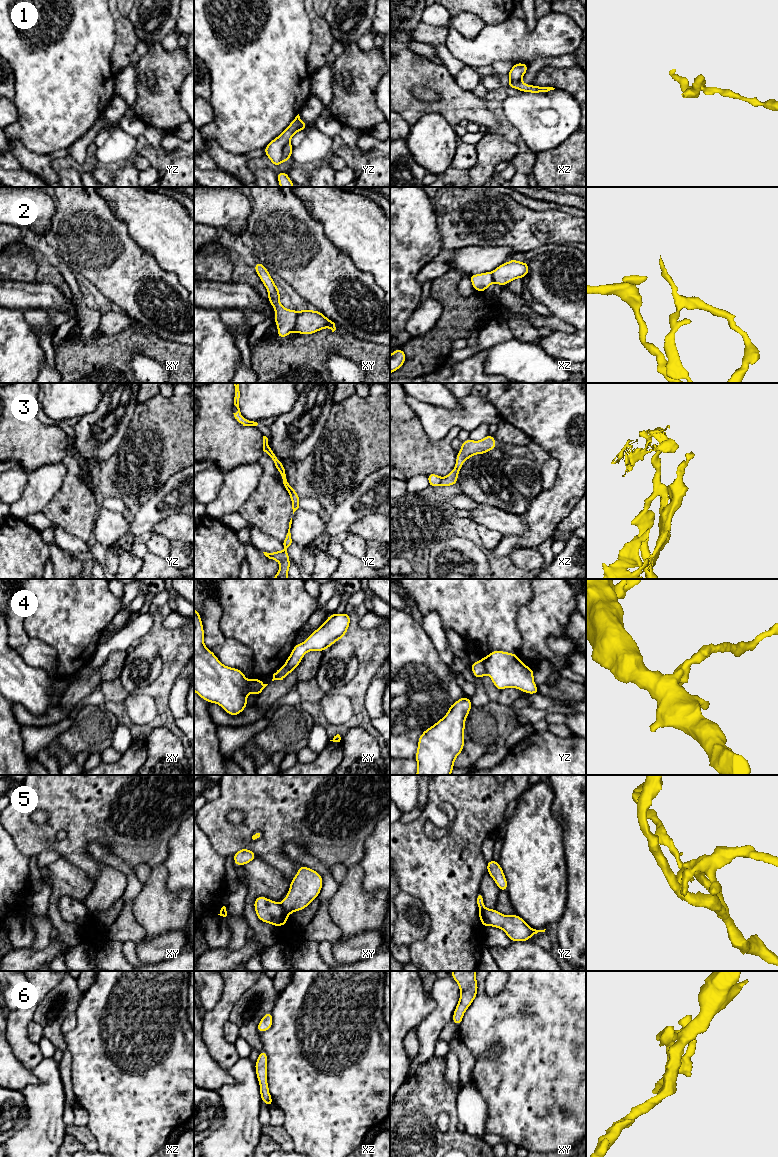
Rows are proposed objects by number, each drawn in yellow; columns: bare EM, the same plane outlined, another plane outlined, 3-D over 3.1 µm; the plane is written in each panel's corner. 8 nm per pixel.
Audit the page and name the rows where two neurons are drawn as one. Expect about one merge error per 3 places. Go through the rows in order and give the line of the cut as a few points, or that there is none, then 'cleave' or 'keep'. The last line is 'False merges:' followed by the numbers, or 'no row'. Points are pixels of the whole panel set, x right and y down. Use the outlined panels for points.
1: cut in yz along (289, 141), (282, 150), (282, 156), (285, 160); cleave
2: cut in xy along (297, 311), (293, 330); cleave
3: cut in xz along (441, 478), (438, 485); cleave
4: cut in yz along (480, 660), (486, 672); cleave
5: cut in xy along (281, 903), (283, 908), (289, 913); cleave
6: no cut; keep
False merges: 1, 2, 3, 4, 5

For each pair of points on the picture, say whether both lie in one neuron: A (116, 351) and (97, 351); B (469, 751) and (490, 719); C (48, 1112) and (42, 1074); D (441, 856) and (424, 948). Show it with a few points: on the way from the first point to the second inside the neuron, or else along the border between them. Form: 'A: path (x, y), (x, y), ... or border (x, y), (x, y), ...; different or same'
A: path (111, 351), (102, 351); same
B: path (476, 743), (483, 727); same
C: path (48, 1103), (49, 1083); same
D: path (441, 879), (441, 925); same

